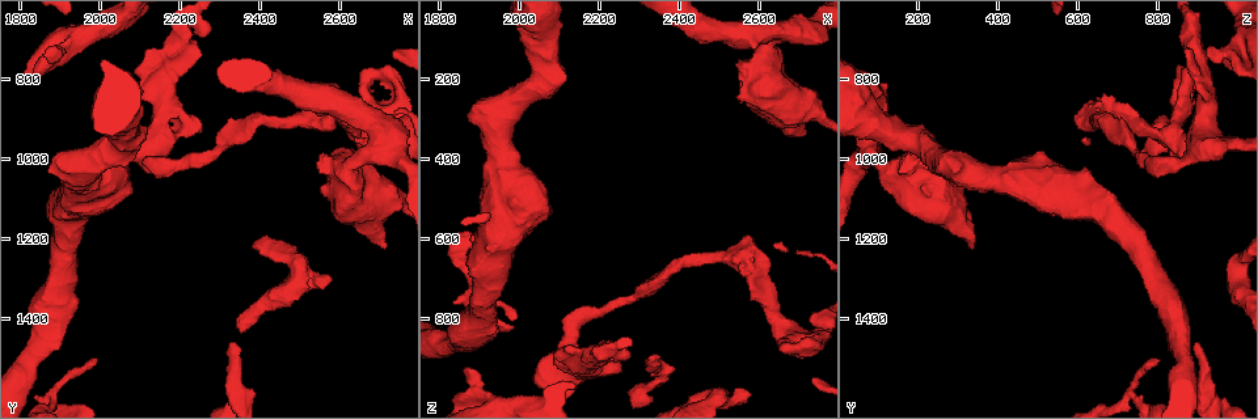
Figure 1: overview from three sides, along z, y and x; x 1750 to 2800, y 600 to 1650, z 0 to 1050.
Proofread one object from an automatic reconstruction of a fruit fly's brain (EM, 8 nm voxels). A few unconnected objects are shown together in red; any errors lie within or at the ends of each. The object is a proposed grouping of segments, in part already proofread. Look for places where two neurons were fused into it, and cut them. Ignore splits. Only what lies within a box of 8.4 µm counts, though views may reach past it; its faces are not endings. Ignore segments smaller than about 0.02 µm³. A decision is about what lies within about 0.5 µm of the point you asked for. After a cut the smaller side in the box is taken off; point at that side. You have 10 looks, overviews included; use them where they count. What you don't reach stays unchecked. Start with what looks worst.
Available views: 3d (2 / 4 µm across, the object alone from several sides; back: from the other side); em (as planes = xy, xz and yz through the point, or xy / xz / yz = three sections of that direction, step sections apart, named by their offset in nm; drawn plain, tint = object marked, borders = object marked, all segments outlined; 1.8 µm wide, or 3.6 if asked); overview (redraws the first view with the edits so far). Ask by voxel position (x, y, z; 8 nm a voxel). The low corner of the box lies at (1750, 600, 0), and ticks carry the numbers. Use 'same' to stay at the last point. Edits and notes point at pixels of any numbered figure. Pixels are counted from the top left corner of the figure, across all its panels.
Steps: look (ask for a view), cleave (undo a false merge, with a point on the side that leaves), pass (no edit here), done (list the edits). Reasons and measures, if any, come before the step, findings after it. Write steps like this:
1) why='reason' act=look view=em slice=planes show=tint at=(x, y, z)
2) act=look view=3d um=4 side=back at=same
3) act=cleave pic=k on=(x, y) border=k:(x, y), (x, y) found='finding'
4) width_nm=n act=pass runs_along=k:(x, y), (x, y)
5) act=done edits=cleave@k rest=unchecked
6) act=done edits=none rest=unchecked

why='abrupt turn' act=look view=em slice=xy step=8 show=tint at=(2165, 815, 915)

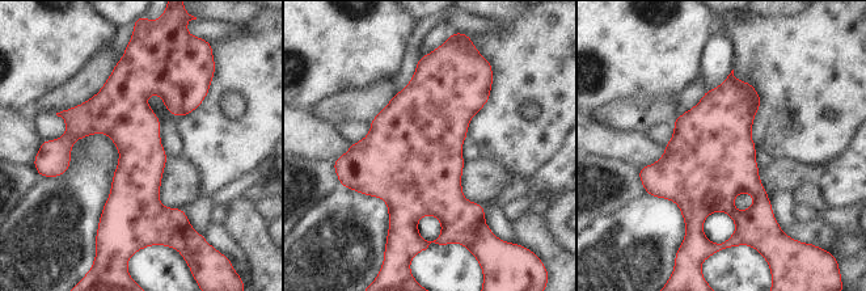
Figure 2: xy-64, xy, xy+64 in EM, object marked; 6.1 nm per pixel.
why='cut it another way' act=look view=em slice=planes show=tint at=same

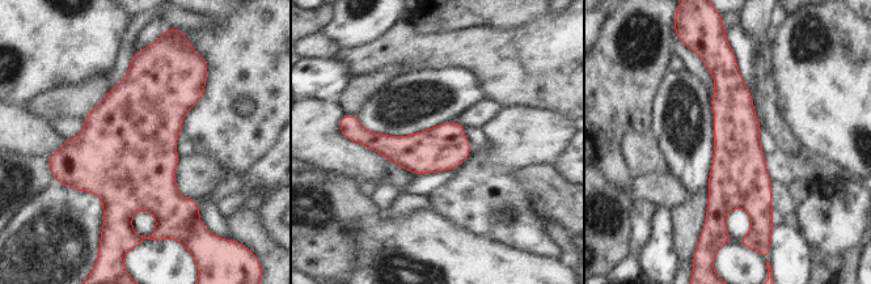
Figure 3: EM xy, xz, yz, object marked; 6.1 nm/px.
act=pass runs_along=3:(724, 64), (755, 217) found='continuous, no second neuron'

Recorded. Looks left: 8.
why='sudden change in width' act=look view=3d um=4 at=(2345, 1555, 925)

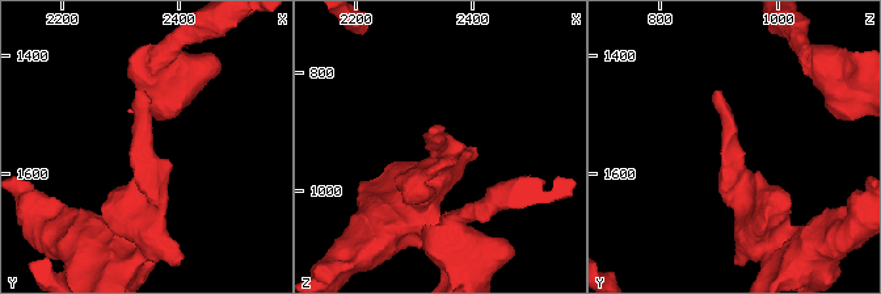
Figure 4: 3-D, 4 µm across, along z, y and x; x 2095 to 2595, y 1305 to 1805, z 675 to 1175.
why='shape alone is not enough' act=look view=em slice=yz step=8 show=tint at=(2340, 1555, 920)

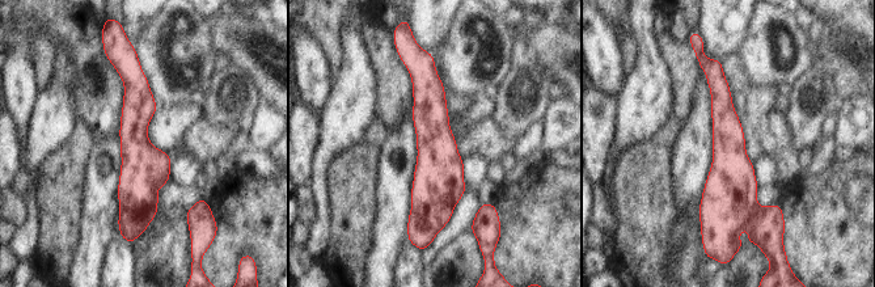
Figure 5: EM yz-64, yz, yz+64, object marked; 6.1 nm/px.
width_nm=240 act=pass runs_along=5:(428, 66), (442, 223) found='continuous, no second neuron'

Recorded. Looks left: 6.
why='three arms meet' act=look view=3d um=2 at=(2650, 935, 830)

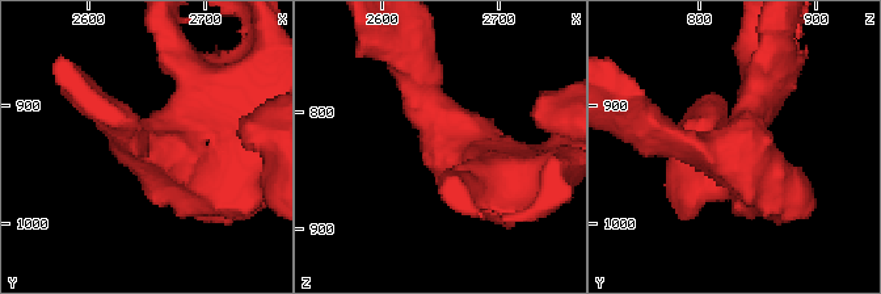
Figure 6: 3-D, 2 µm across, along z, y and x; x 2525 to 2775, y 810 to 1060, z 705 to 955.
why='need the tissue' act=look view=em slice=planes show=tint at=(2654, 938, 828)

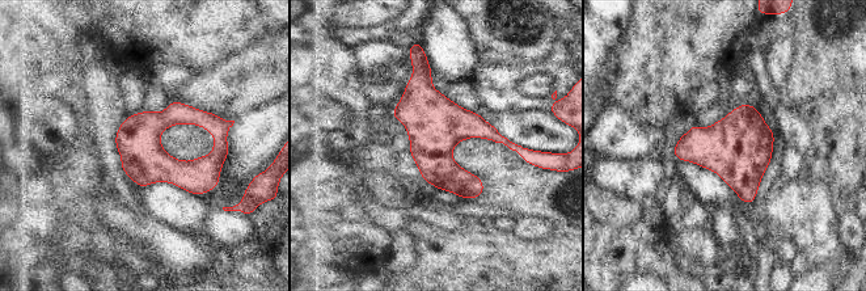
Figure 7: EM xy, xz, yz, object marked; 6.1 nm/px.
act=pass found='all the same neuron'

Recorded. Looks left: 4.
why='arms part here' act=look view=3d um=4 at=(2690, 965, 75)

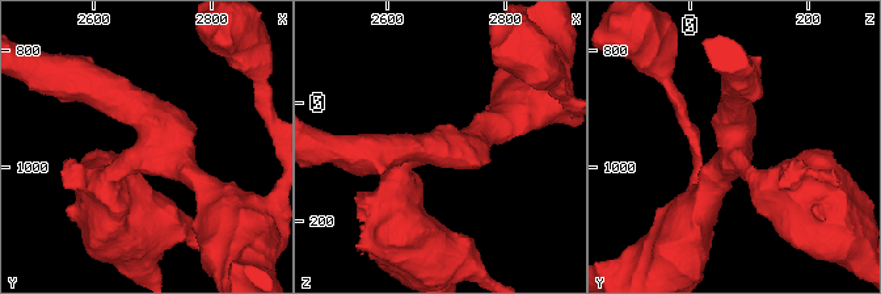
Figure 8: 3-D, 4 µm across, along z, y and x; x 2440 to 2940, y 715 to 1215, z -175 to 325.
arms=3 arm_widths_nm=360,380,400 why='shape alone is not enough' act=look view=em slice=xz step=16 show=tint at=(2685, 970, 75)

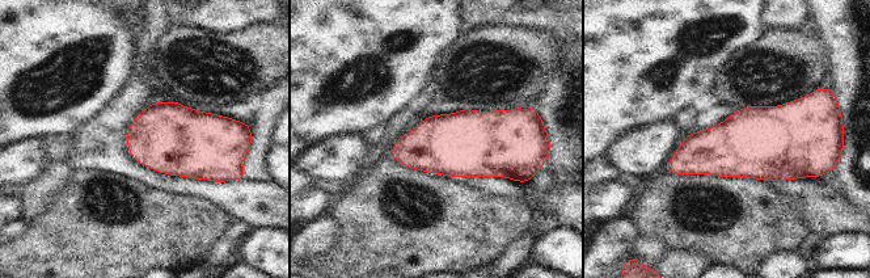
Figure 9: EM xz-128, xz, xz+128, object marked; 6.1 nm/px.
why='another direction' act=look view=em slice=planes show=tint at=same

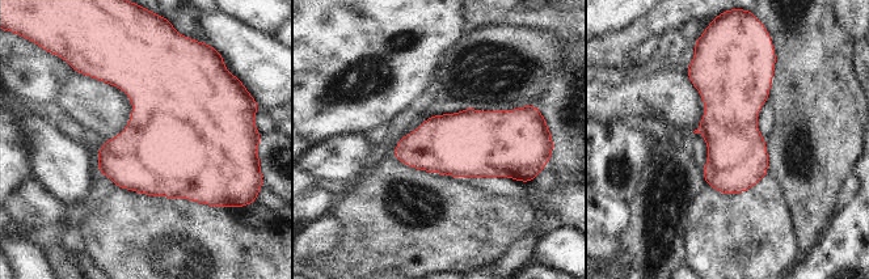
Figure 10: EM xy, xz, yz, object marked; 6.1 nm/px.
act=pass found='one neuron here'

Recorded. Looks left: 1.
act=done edits=none rest=unchecked

